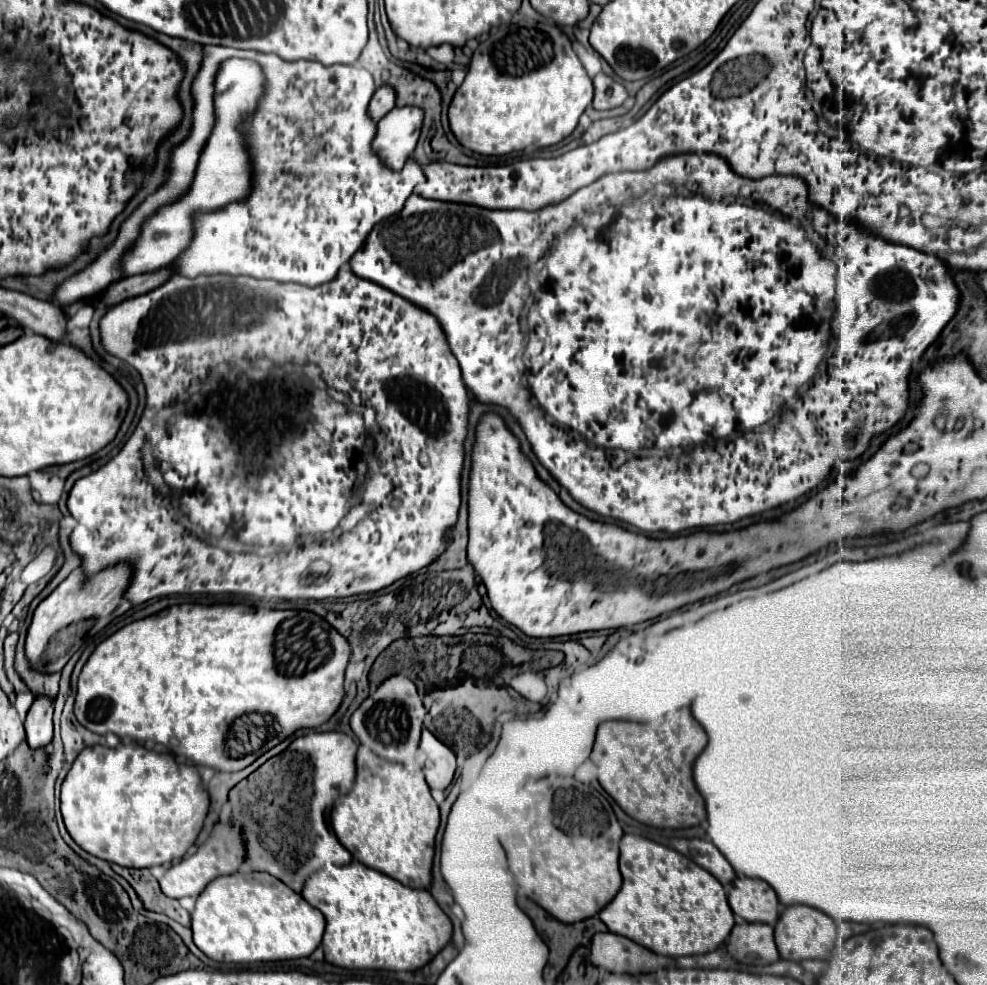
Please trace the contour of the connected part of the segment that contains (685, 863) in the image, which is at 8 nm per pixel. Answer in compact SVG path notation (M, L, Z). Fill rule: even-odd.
M623 835L619 869L623 885L615 899L599 911L611 933L623 935L657 955L681 957L709 953L725 943L735 921L723 885L685 855L655 845L645 837Z

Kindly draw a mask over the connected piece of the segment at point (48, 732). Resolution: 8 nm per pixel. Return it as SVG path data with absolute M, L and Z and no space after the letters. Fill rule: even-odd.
M37 697L25 719L27 743L31 749L41 749L53 739L53 701L45 697Z

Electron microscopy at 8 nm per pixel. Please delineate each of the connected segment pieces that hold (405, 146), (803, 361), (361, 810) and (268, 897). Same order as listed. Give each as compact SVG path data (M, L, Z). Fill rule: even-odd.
M393 107L379 123L373 139L373 149L385 163L399 171L407 157L413 153L419 135L423 111L419 107Z
M681 153L681 155L663 157L663 159L658 161L652 168L643 169L643 171L607 173L607 175L603 175L603 179L597 179L595 183L591 183L591 185L587 185L587 187L581 187L581 189L575 191L571 197L563 199L561 203L557 203L557 205L547 205L547 207L537 209L537 211L519 211L519 209L515 209L515 211L501 211L501 209L485 209L485 207L477 207L477 205L449 203L449 201L435 201L435 199L431 201L431 199L425 199L425 197L421 197L421 195L411 195L411 197L407 199L407 203L405 203L405 207L403 207L401 213L391 215L391 217L387 217L385 221L381 221L381 223L377 223L377 225L373 227L373 231L369 233L365 245L361 247L361 251L357 251L357 253L353 255L353 259L349 261L349 265L351 265L353 273L357 273L361 279L369 279L369 281L373 281L373 283L377 283L377 285L381 285L381 287L385 287L385 289L397 293L399 297L411 301L413 305L417 305L417 307L421 307L423 311L431 313L431 315L439 321L441 331L445 333L445 337L447 337L447 341L449 341L451 353L457 357L457 361L459 361L459 365L461 365L463 381L465 381L467 389L473 393L473 397L475 397L479 403L483 403L483 405L499 405L499 407L505 407L505 409L517 419L517 423L519 423L521 429L525 431L525 437L529 439L531 449L533 449L535 457L539 459L539 463L551 473L551 477L553 477L563 489L567 489L567 493L569 493L579 505L583 505L585 509L589 509L589 511L593 511L593 513L597 513L597 515L601 515L601 517L613 517L613 519L617 519L617 521L629 523L629 525L633 525L633 527L637 527L637 529L641 529L641 531L645 531L645 533L659 533L659 531L665 531L665 533L679 533L679 531L695 529L695 527L729 525L729 523L737 523L737 521L741 521L741 519L745 519L745 517L755 517L755 515L761 515L761 513L765 513L765 511L777 509L777 507L781 507L781 505L785 505L785 503L789 503L789 501L795 501L795 499L803 497L805 493L809 493L811 489L815 489L817 485L821 485L821 483L831 475L831 471L837 469L841 463L845 463L845 461L855 461L857 457L861 457L861 455L869 449L873 437L877 437L877 435L889 431L893 425L897 425L897 423L905 417L905 411L907 411L907 405L909 405L909 375L911 375L913 363L915 363L919 357L925 355L925 351L929 349L929 345L941 337L941 333L943 333L943 329L947 327L947 323L953 319L953 315L957 315L957 307L959 307L957 299L961 297L961 291L957 291L957 283L955 283L953 273L949 271L949 265L947 265L945 261L937 259L937 255L929 255L929 253L917 251L917 249L913 249L913 247L905 247L905 245L897 245L897 243L893 245L891 241L885 241L885 239L881 239L879 235L873 235L873 233L865 231L863 227L860 228L851 221L841 221L841 219L837 219L831 211L827 211L827 209L823 209L823 207L815 207L813 203L809 203L807 197L803 197L803 195L809 195L809 189L807 189L807 183L805 183L801 177L769 175L769 177L763 177L763 179L757 179L757 181L755 181L755 179L747 179L747 177L737 175L721 155L715 155L715 153ZM789 213L797 213L797 221L801 221L805 227L803 227L803 225L797 225L797 223L791 223L791 221L787 219ZM555 233L561 235L561 237L557 237L557 239L553 241L553 235L555 235ZM551 241L553 241L553 245L551 245L551 249L549 249L549 255L545 257L545 265L543 265L543 269L539 269L539 271L535 273L535 279L537 279L537 283L541 285L541 289L539 289L539 293L535 293L535 303L529 307L529 313L525 315L525 325L527 325L527 329L529 329L529 333L527 333L527 345L525 345L525 333L519 331L519 315L521 315L525 297L529 295L529 289L527 289L527 269L529 269L529 265L533 265L537 259L541 259L541 257L545 255L545 251L547 251L547 247L549 247ZM833 260L840 260L843 262L843 265L845 265L846 278L841 278L841 285L846 286L841 286L840 289L837 288L835 299L825 299L825 295L835 295L835 281L839 279L839 275L837 275L837 263L833 263ZM831 343L833 343L833 351L831 351L826 358L821 375L819 375L819 373L817 373L817 363L823 361L825 351L831 349ZM521 365L525 365L525 381L527 381L527 387L529 387L529 389L527 389L525 385L521 385ZM531 395L535 397L537 405L533 403ZM793 395L797 395L797 397L795 397L795 399L797 399L795 411L787 409L787 403L789 403L789 399L793 399ZM777 417L779 417L781 421L779 421L777 425L773 425L769 431L763 431L763 433L757 433L757 431L755 431L755 429L759 429L761 425L765 425L765 423L769 423L769 421L773 421L773 419L777 419ZM821 443L839 443L837 447L841 447L841 451L843 451L843 455L845 455L847 459L845 459L845 461L843 461L843 459L833 459L833 463L829 463L829 459L821 459L821 455L809 455L809 451L817 451L817 447L821 447ZM645 447L655 447L655 449L659 449L659 451L665 451L667 455L671 455L673 449L683 449L683 451L681 451L679 455L673 455L673 457L631 457L631 459L627 459L627 461L625 461L621 467L617 467L617 469L611 467L607 455L603 453L603 449L607 449L607 451L623 449L623 451L629 451L629 453L639 453L639 451L645 449Z
M359 747L357 751L357 775L349 793L341 795L331 809L331 827L339 843L355 857L355 861L377 869L403 885L429 889L431 885L431 863L435 853L435 833L439 827L439 807L433 801L429 787L423 779L423 771L415 763L391 763Z
M233 873L213 879L197 897L191 929L193 943L213 961L285 961L307 957L318 947L323 949L325 917L269 873Z

